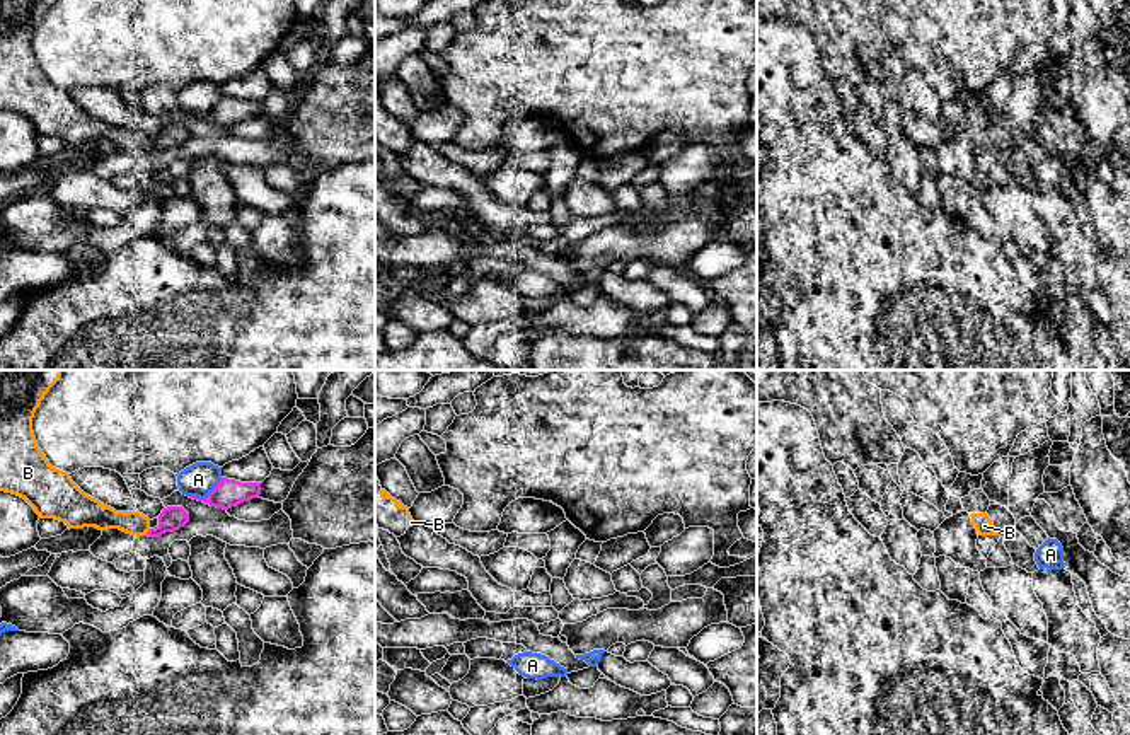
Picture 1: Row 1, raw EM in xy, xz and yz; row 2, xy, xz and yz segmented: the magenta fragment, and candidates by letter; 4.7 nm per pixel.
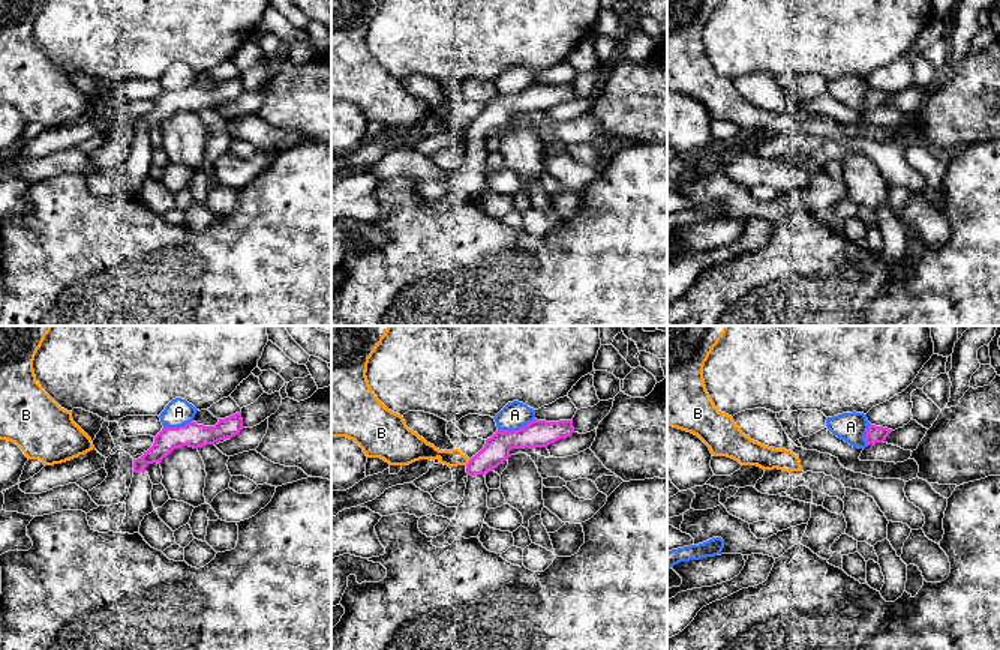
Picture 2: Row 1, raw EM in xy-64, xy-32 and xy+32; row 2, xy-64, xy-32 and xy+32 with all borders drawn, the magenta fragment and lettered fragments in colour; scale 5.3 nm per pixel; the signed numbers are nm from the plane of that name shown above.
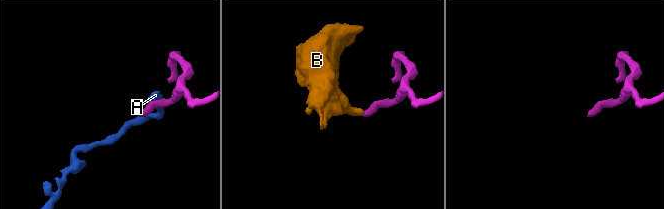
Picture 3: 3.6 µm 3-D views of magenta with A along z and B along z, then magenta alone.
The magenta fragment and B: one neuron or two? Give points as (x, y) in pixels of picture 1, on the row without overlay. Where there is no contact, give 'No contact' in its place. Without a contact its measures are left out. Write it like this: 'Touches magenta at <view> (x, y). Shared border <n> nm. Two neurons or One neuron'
Touches magenta at xy (147, 150). Shared border 40 nm. Two neurons

